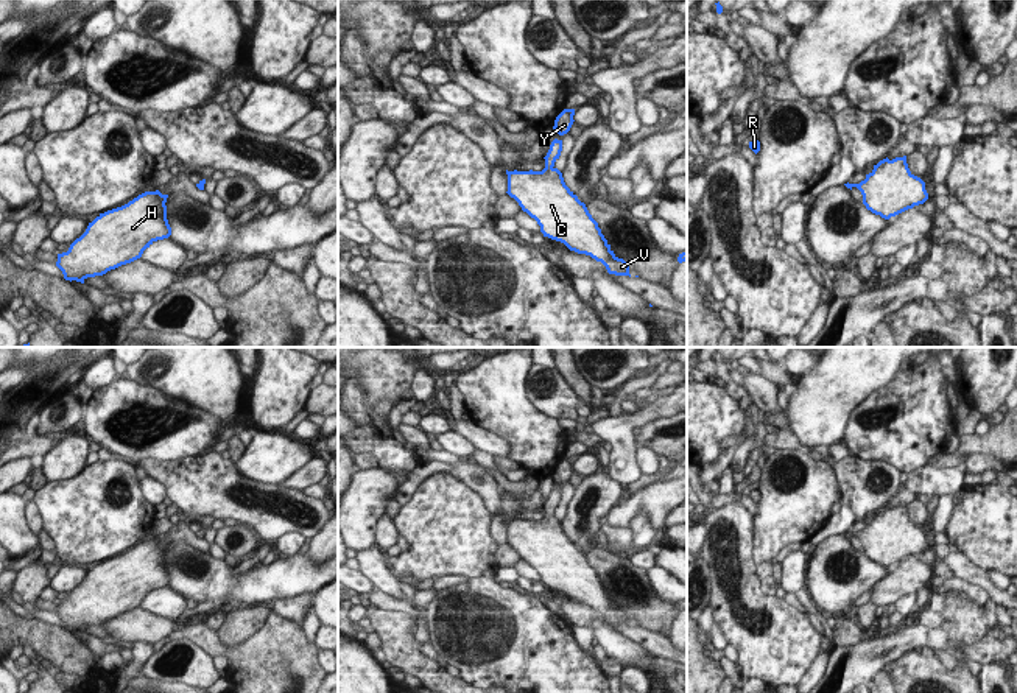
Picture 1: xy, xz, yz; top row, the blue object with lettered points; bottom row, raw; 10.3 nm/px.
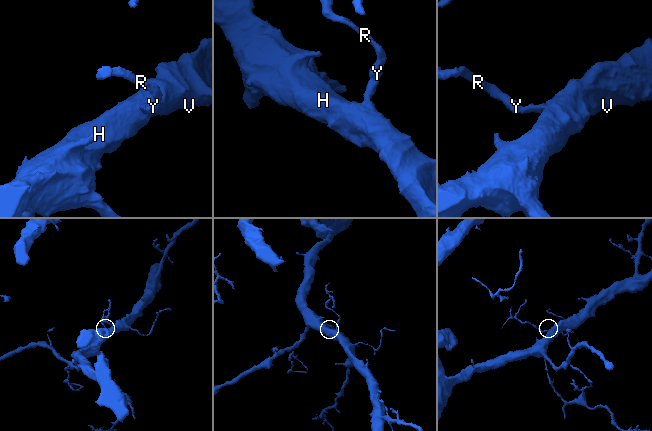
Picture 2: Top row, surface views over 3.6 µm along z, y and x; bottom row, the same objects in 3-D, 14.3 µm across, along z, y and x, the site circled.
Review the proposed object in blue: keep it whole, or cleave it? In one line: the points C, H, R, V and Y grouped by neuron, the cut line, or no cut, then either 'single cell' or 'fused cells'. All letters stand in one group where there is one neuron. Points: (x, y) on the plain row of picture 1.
C H R V Y | no cut | single cell

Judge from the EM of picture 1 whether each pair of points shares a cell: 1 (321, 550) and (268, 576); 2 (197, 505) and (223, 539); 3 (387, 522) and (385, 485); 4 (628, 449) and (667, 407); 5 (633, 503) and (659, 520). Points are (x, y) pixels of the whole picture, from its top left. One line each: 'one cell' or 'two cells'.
1: two cells
2: two cells
3: two cells
4: one cell
5: one cell

